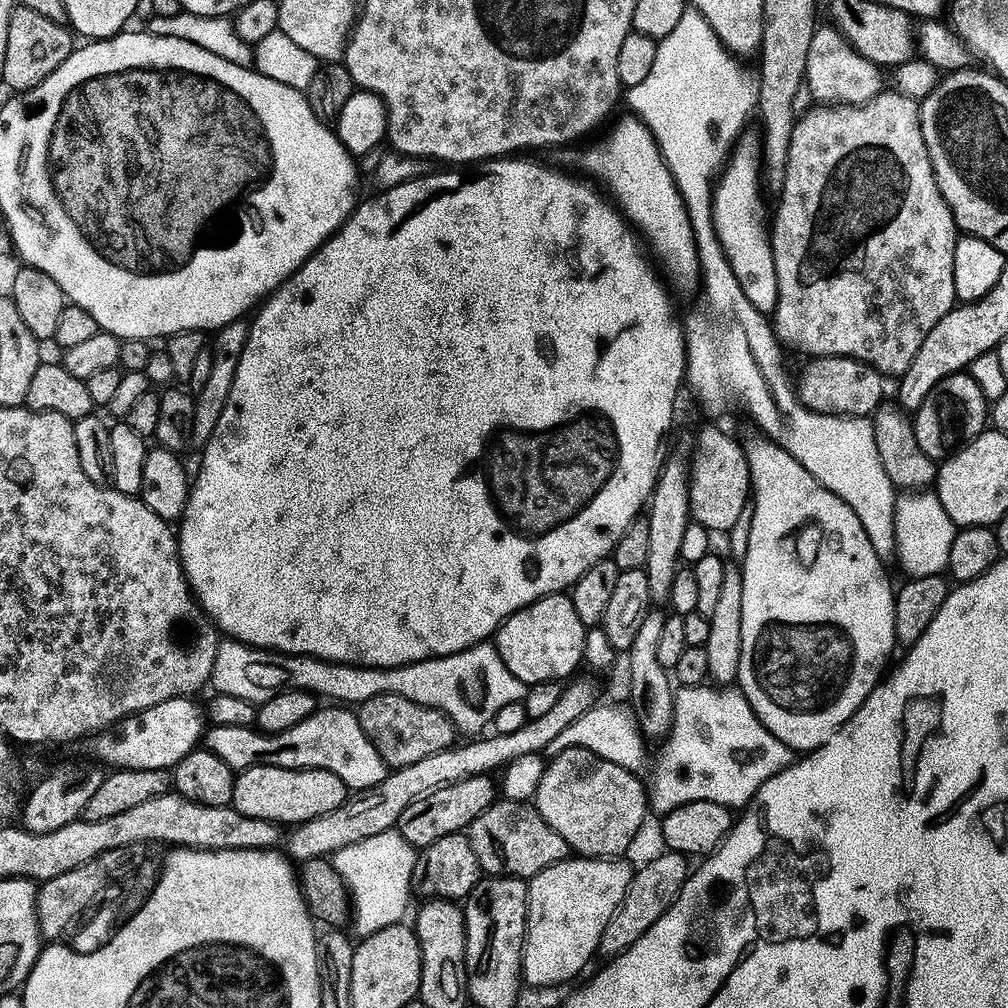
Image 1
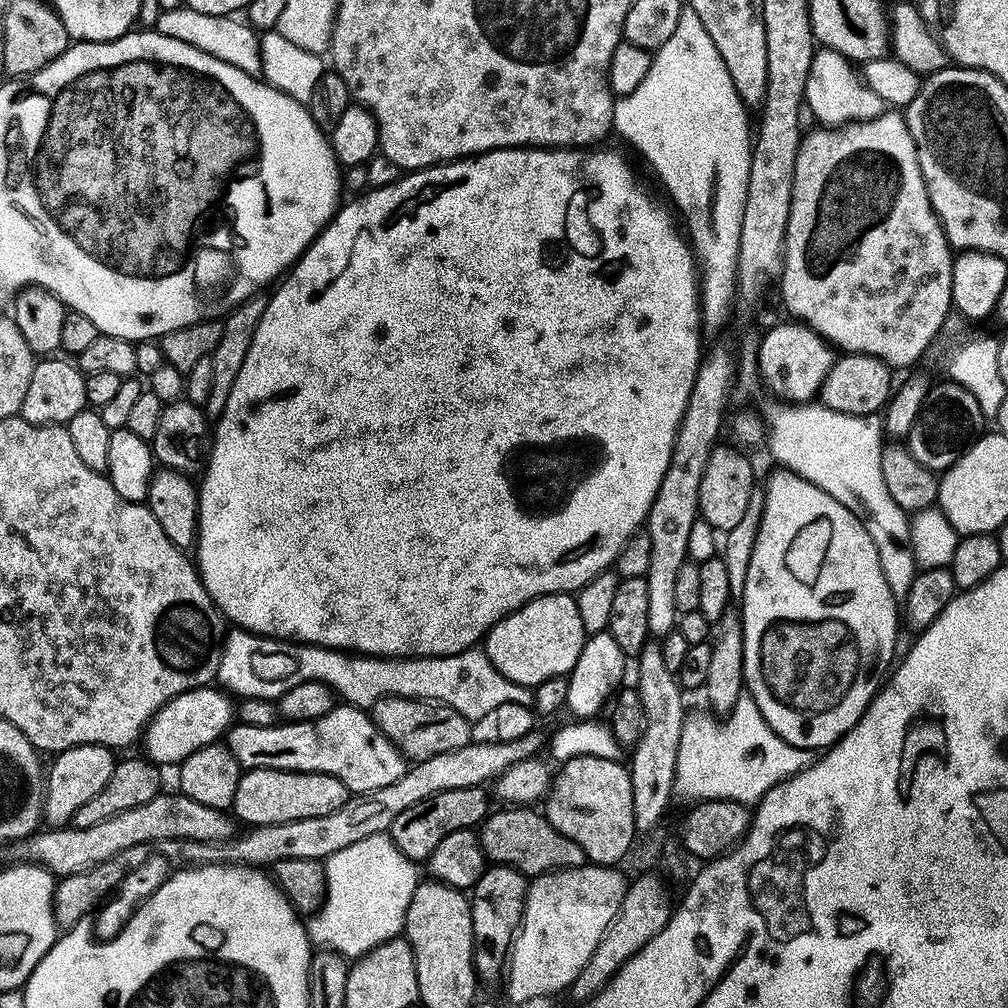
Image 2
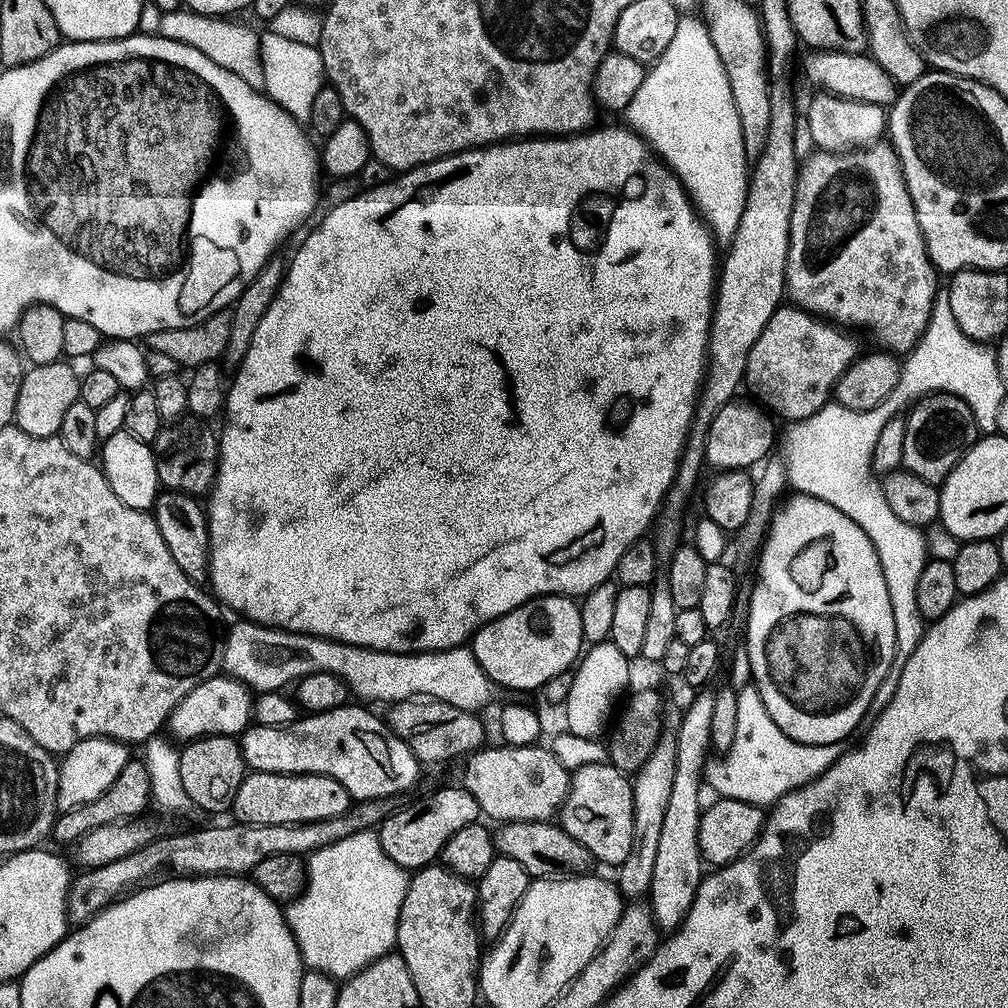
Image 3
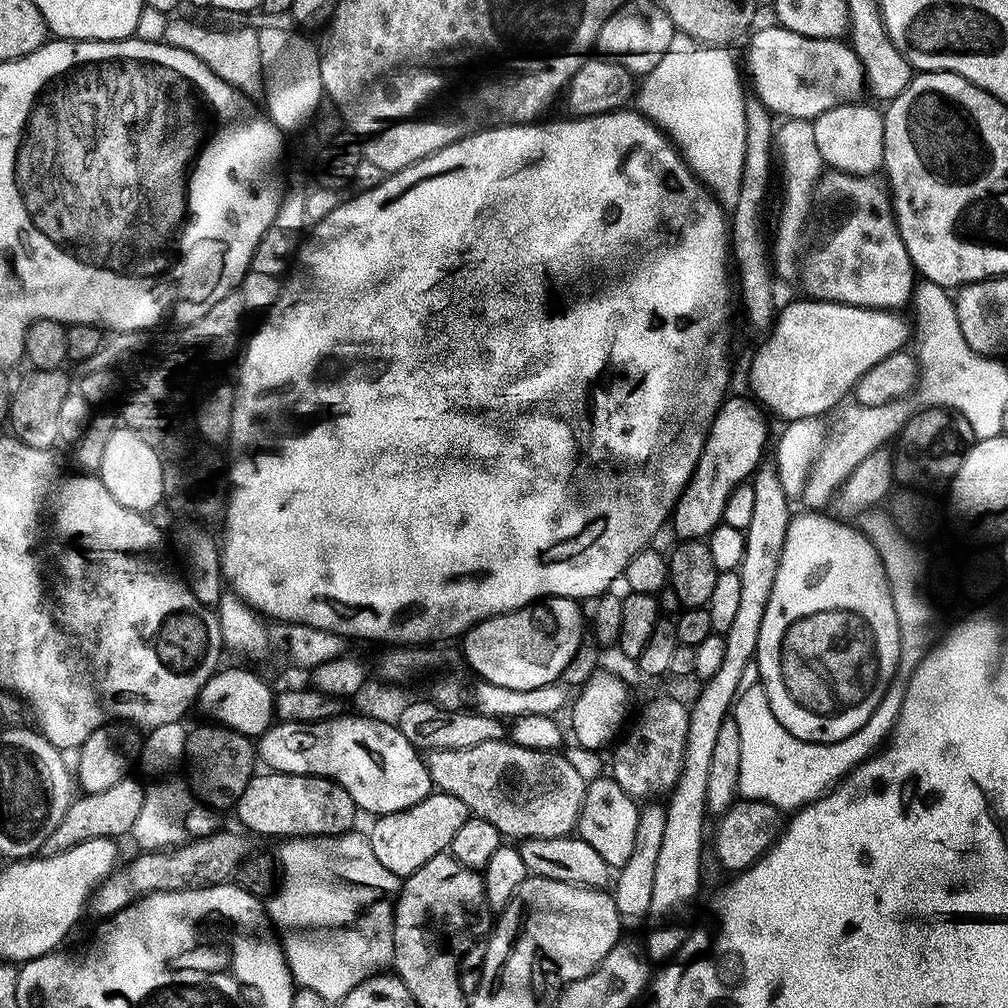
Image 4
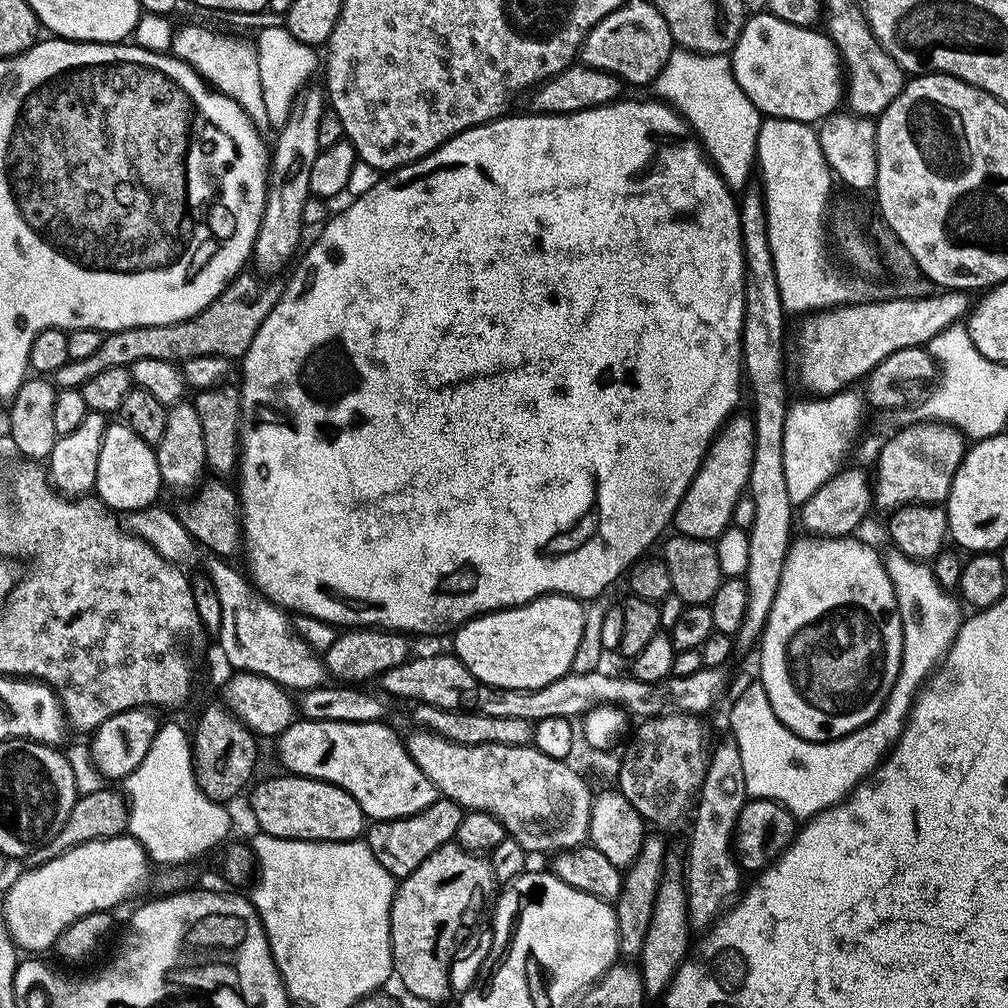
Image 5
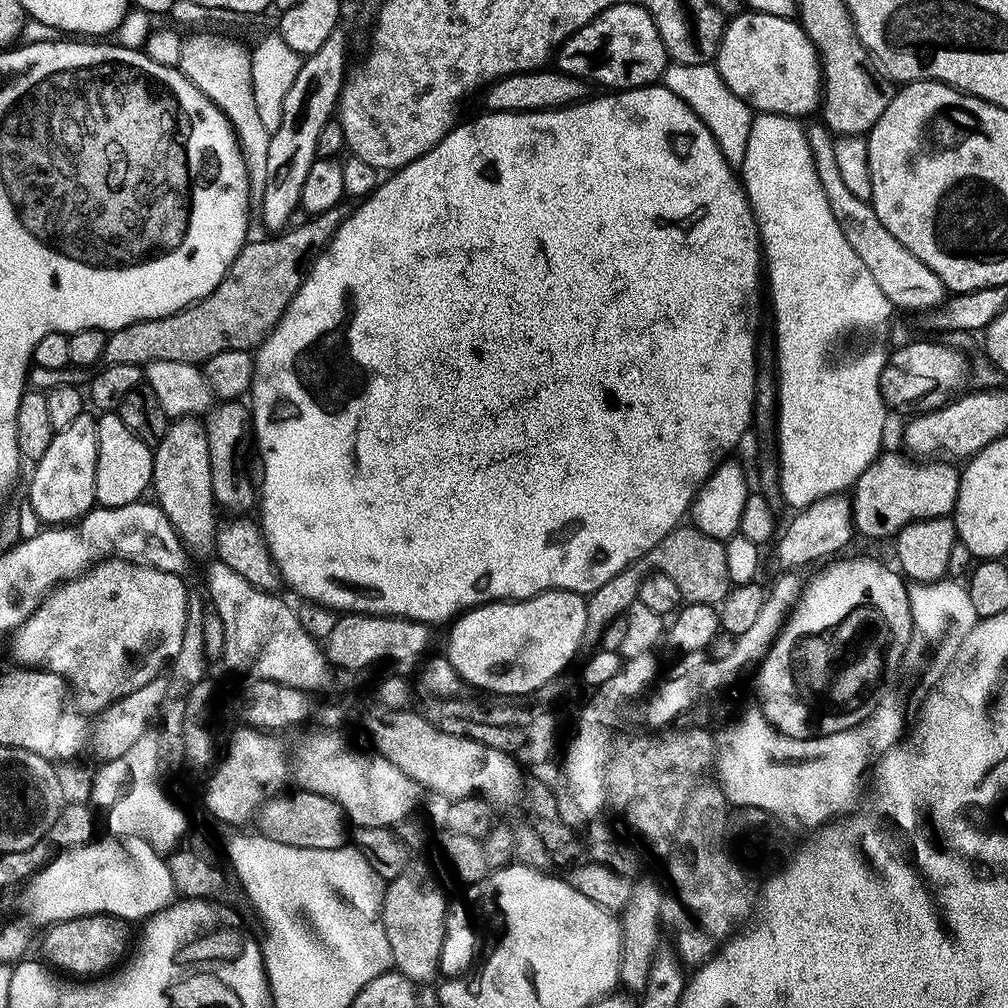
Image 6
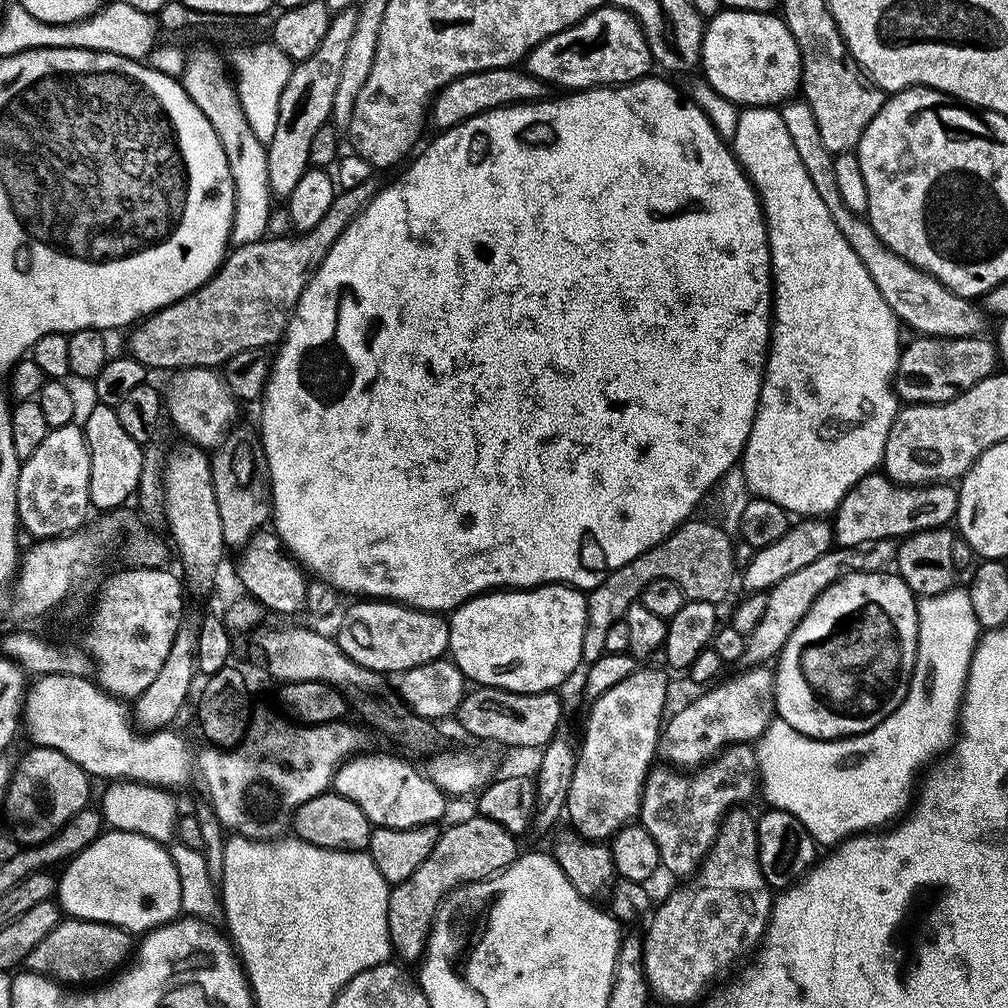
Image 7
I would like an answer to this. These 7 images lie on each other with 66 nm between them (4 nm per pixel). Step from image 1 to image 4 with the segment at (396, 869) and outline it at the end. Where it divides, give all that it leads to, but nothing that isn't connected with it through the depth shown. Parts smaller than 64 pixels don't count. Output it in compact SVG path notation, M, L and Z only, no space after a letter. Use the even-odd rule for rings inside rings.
M353 830L340 836L285 839L278 854L278 883L266 900L268 918L284 947L293 981L329 1002L346 998L354 986L383 973L392 963L392 910L398 895L398 878L374 858L367 835L358 833Z

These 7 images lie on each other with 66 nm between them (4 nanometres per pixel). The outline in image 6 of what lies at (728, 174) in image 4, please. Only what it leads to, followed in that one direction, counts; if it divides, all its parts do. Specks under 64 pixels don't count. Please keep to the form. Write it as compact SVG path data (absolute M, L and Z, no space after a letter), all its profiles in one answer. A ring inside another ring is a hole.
M672 62L664 69L662 83L665 88L678 94L678 98L682 98L682 102L686 102L686 106L690 106L690 110L694 110L694 114L698 114L698 118L718 142L718 146L729 164L738 166L746 152L746 138L750 136L754 112L748 107L747 102L735 96L728 89L726 82L722 82L716 67L711 63L677 64Z

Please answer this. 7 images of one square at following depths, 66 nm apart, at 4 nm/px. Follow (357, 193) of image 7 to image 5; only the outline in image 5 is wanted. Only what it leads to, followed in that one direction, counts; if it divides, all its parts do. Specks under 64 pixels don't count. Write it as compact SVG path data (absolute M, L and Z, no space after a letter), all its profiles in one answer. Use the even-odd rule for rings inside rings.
M245 270L228 283L222 294L218 294L218 298L214 298L214 302L206 306L206 310L191 316L188 320L166 326L154 326L147 335L138 328L124 328L120 332L107 333L102 346L98 346L95 354L90 354L90 358L75 361L75 383L85 384L103 368L131 366L147 356L173 362L183 362L190 358L198 358L200 355L243 357L250 342L254 342L254 334L258 334L258 326L262 326L266 314L270 314L270 310L276 304L277 289L274 290L263 282L268 283L259 275Z

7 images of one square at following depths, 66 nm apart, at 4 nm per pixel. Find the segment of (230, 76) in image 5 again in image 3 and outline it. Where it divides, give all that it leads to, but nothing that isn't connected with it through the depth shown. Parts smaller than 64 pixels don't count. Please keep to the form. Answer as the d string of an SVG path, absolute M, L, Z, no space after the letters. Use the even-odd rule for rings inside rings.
M177 10L166 12L160 18L159 35L170 38L174 42L182 42L186 46L194 46L194 50L202 50L210 62L218 62L222 70L230 70L230 74L238 74L246 86L257 90L263 89L264 71L260 57L259 31L239 24L236 18L221 18L218 16L203 16L200 12Z

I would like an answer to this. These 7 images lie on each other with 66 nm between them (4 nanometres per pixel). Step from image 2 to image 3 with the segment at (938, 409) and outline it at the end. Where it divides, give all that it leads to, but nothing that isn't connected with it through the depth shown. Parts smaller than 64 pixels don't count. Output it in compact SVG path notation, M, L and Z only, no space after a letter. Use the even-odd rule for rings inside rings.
M930 392L917 400L907 413L904 429L903 467L918 478L937 486L943 485L944 479L978 439L976 419L970 406L962 397L949 392Z

